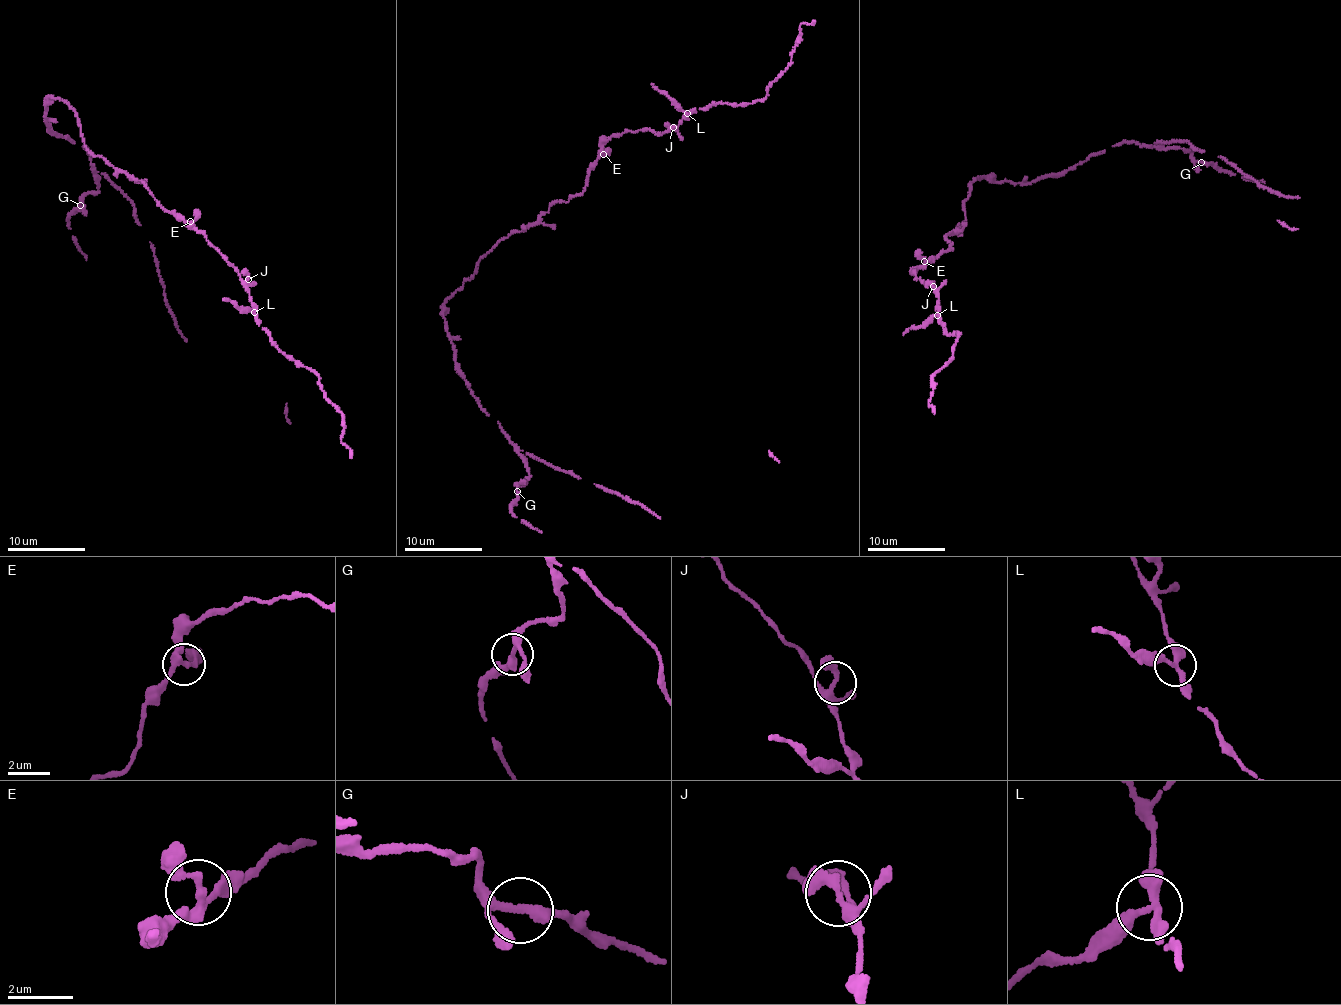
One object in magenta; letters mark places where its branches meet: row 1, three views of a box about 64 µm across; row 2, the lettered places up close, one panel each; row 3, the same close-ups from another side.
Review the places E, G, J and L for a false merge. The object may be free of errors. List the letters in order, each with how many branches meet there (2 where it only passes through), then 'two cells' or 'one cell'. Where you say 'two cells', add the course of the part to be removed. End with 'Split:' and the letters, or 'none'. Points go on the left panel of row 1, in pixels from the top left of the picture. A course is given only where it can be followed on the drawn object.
E: 3 branches meet; one cell
G: 3 branches meet; one cell
J: 4 branches meet; one cell
L: 3 branches meet; two cells; foreign part runs (253, 312), (223, 300)
Split: L

